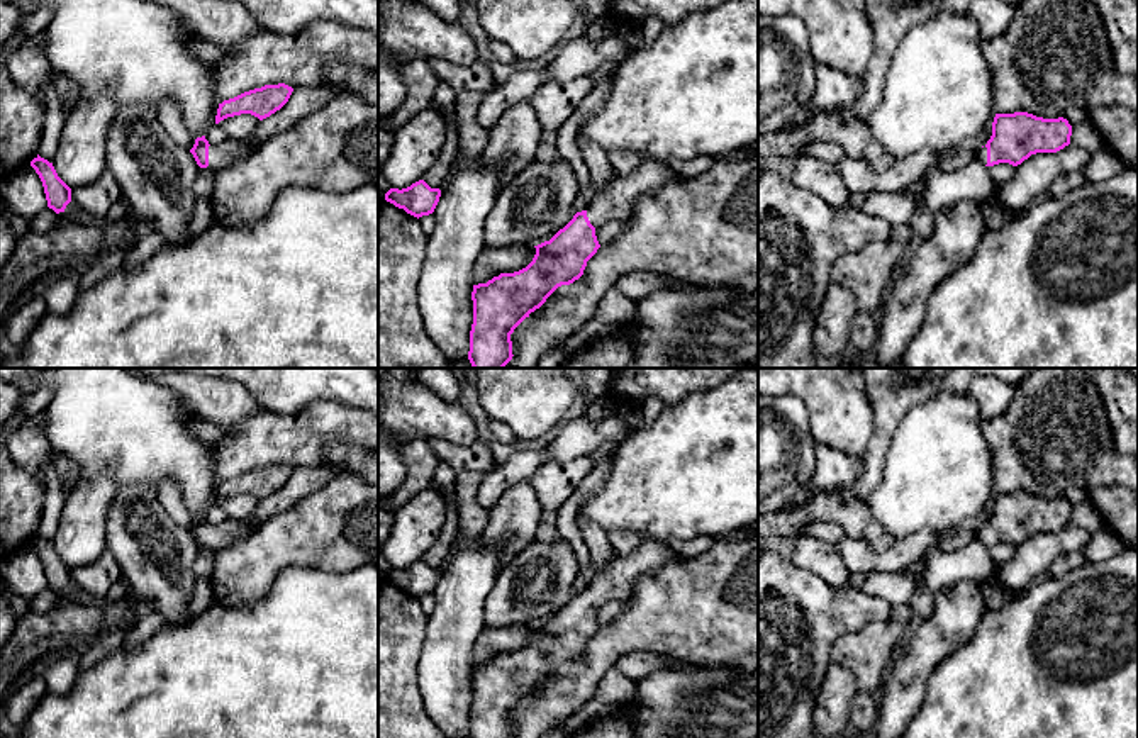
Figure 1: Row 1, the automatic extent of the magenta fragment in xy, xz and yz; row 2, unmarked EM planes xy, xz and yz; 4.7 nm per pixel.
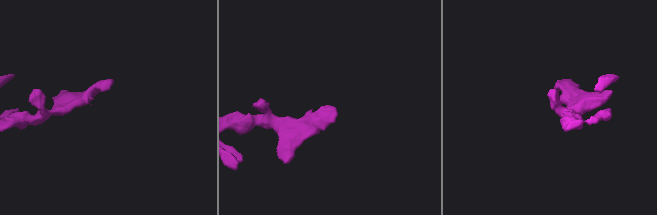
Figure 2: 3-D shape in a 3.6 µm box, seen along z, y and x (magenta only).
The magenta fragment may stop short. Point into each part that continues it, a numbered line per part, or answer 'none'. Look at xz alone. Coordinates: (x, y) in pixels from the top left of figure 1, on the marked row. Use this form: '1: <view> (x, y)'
1: xz (619, 201)

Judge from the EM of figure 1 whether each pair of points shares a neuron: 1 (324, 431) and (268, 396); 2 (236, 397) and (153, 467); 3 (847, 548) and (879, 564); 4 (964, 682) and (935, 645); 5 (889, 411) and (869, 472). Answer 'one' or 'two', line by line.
1: two
2: two
3: one
4: two
5: one

